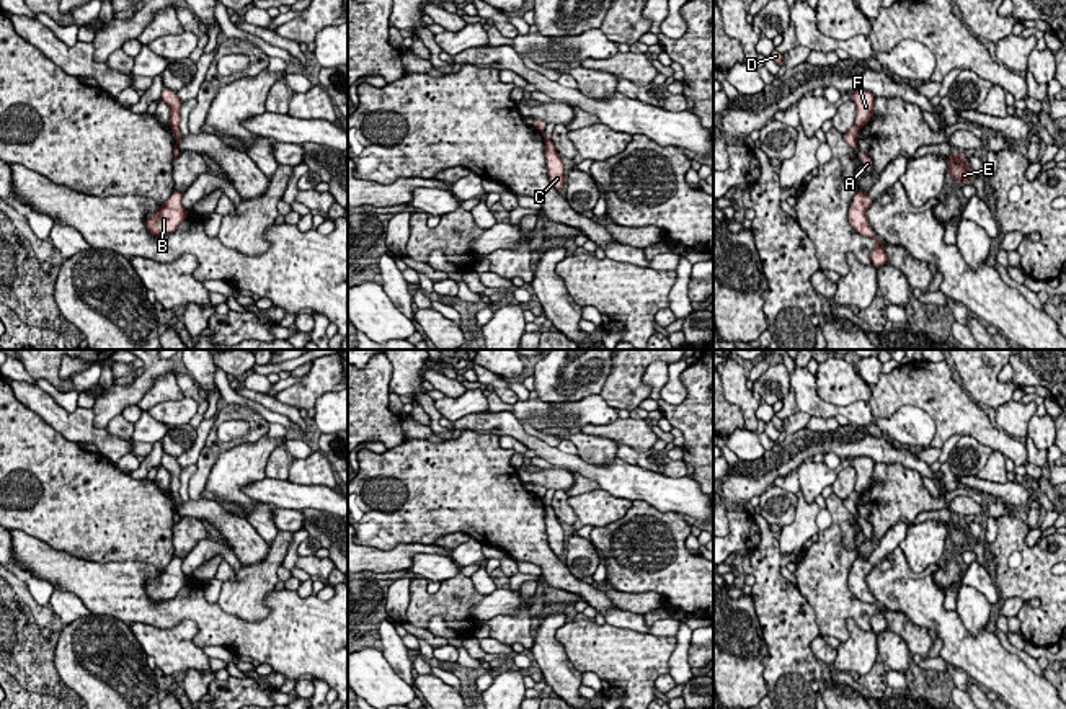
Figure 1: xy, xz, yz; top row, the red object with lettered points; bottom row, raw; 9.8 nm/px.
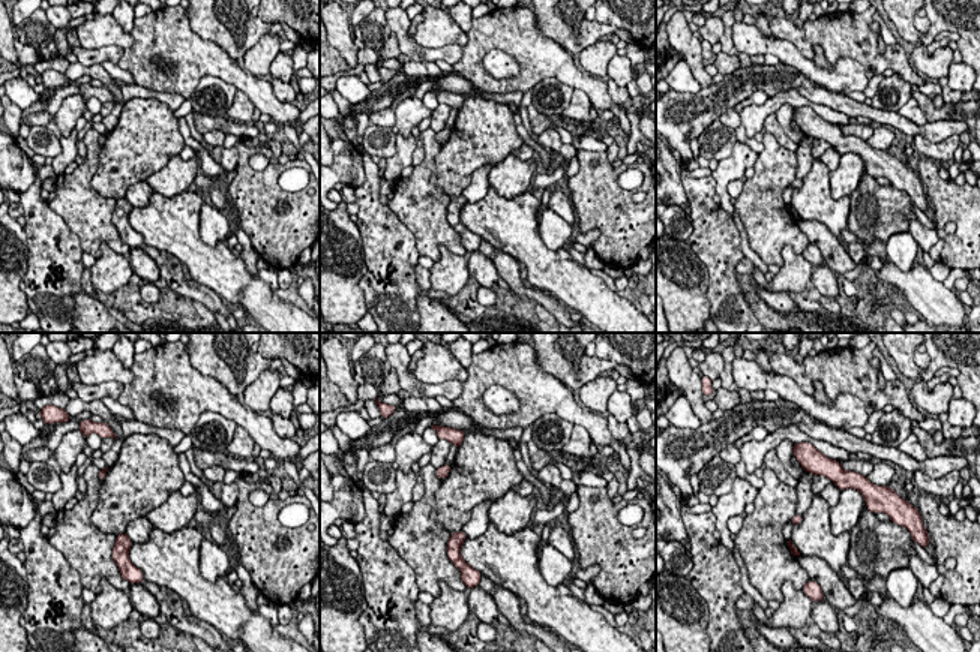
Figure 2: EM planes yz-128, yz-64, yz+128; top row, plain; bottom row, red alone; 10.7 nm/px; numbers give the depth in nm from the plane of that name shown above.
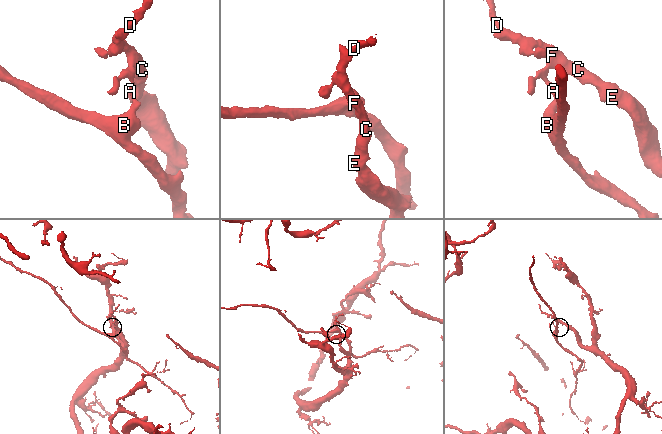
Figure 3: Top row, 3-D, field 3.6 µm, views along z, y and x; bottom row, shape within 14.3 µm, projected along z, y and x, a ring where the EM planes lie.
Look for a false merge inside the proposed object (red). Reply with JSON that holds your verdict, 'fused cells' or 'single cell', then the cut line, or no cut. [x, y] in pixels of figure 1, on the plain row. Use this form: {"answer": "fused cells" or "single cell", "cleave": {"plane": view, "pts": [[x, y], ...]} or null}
{"answer": "fused cells", "cleave": {"plane": "xy", "pts": [[172, 492], [177, 494]]}}

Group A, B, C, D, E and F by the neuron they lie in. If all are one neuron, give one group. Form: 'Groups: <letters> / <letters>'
Groups: A B / C D E F

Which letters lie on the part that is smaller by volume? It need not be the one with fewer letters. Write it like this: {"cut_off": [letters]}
{"cut_off": ["A", "B"]}

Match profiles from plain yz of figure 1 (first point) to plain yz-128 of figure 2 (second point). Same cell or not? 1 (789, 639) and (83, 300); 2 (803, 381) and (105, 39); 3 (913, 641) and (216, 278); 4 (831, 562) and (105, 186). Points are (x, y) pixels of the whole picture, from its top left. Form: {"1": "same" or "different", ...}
{"1": "different", "2": "different", "3": "different", "4": "different"}

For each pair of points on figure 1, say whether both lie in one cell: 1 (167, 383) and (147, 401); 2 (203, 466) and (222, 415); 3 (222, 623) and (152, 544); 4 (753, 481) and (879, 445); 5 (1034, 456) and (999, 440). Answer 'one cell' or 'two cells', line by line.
1: one cell
2: one cell
3: two cells
4: one cell
5: two cells

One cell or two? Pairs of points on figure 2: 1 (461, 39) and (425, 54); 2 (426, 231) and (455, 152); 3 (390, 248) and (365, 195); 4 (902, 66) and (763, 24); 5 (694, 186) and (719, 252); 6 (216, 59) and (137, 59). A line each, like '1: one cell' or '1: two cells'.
1: two cells
2: two cells
3: one cell
4: two cells
5: one cell
6: one cell

